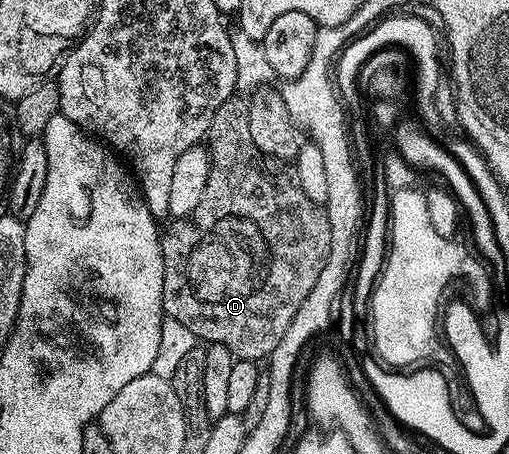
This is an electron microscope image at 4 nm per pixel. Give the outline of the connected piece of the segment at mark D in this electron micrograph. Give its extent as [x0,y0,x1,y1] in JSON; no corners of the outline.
[161,93,331,360]

